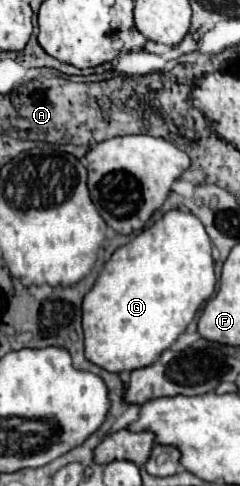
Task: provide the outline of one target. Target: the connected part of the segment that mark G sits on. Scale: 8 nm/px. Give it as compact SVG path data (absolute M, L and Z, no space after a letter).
M169 210L167 214L163 214L161 220L157 220L151 228L145 228L141 234L137 234L129 244L117 248L113 252L113 256L105 262L103 266L103 272L99 274L99 278L95 280L93 288L85 294L83 298L83 306L81 306L81 326L83 326L83 334L85 334L85 358L93 364L97 364L99 368L107 370L107 372L131 372L131 370L137 370L137 368L143 368L143 366L149 366L153 362L159 360L161 352L167 350L179 334L185 332L187 324L193 320L195 312L199 310L199 306L211 298L215 290L215 272L213 272L213 258L211 258L211 240L203 228L203 224L191 214L191 212L181 212L181 210Z

